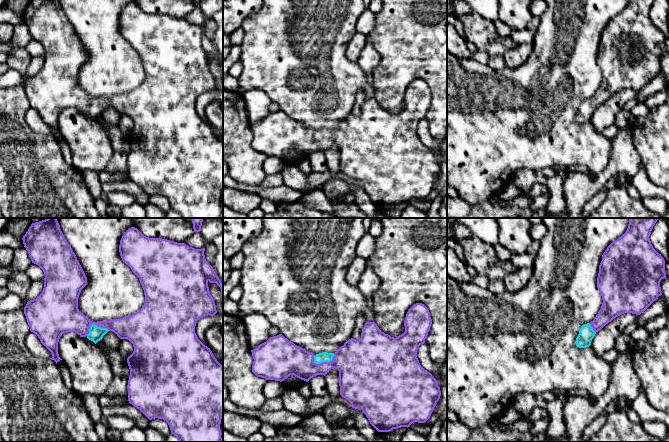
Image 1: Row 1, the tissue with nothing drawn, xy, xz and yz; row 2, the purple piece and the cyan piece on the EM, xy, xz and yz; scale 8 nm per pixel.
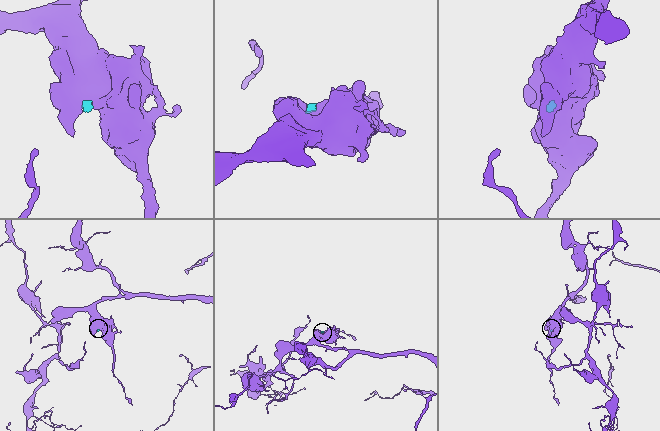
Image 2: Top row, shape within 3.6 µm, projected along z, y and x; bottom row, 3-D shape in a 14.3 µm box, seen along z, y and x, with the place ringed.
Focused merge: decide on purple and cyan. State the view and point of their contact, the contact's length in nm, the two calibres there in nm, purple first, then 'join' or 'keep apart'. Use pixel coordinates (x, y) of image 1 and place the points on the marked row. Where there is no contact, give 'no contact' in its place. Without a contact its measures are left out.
xz (325, 362) | 190 nm | 320/80 nm | join

